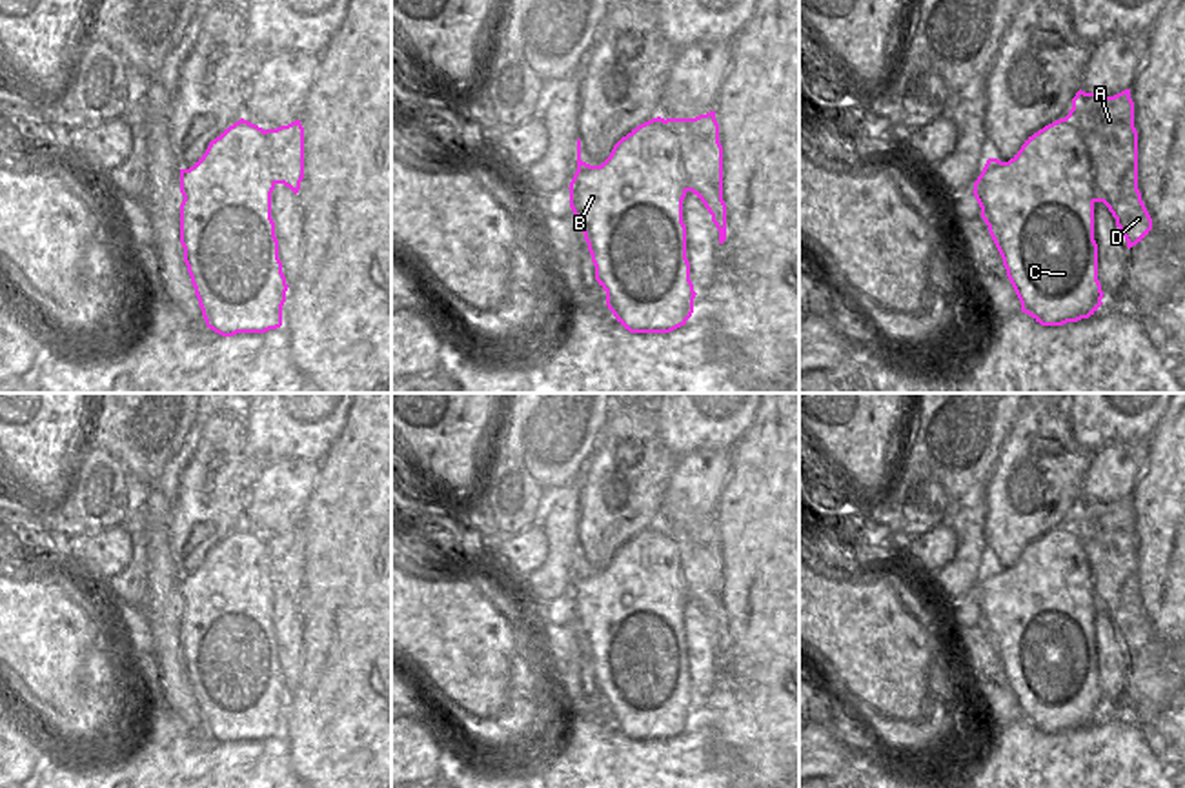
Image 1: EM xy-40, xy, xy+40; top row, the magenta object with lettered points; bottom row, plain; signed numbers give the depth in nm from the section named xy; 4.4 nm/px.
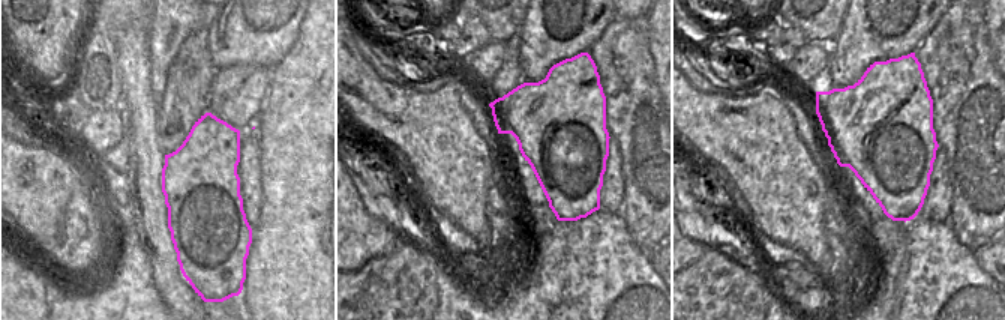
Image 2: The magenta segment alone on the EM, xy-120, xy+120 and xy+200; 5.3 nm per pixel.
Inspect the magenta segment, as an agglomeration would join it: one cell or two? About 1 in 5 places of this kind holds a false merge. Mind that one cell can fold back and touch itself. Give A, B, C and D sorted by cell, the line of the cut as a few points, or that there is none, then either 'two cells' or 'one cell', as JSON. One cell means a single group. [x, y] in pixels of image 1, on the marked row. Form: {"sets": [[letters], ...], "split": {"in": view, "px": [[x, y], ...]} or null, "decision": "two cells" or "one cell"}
{"sets": [["A", "B", "C", "D"]], "split": null, "decision": "one cell"}

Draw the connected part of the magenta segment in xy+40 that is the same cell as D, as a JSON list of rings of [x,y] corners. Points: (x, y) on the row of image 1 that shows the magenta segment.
[[[1079,89],[1069,115],[1028,136],[1008,162],[988,158],[972,193],[1021,311],[1041,326],[1089,318],[1105,295],[1098,280],[1094,204],[1109,207],[1129,249],[1152,229],[1138,189],[1138,131],[1130,89],[1114,96]]]

